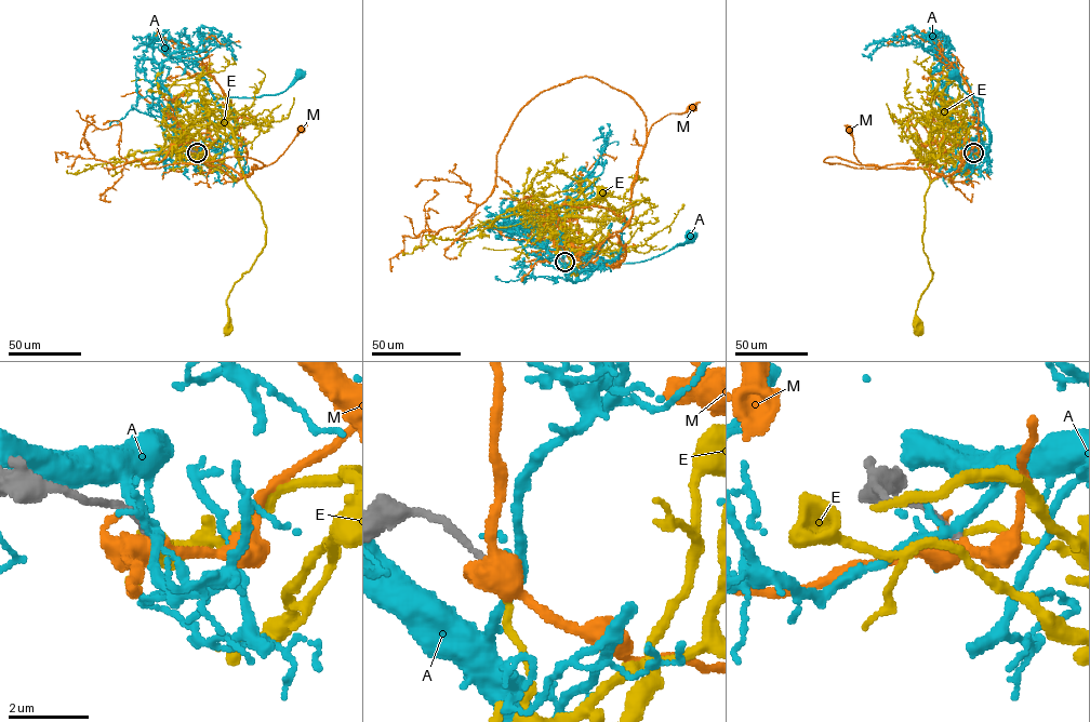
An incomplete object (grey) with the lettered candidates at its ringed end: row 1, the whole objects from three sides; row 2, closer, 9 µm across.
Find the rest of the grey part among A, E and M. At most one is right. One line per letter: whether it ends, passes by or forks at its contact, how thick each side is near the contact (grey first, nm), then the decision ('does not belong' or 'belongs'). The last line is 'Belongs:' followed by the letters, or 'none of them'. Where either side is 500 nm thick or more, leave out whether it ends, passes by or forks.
A: it forks; calibres 200 and 190 nm; does not belong
E: it ends; calibres 170 and 170 nm; does not belong
M: it forks; calibres 170 and 420 nm; does not belong
Belongs: none of them

